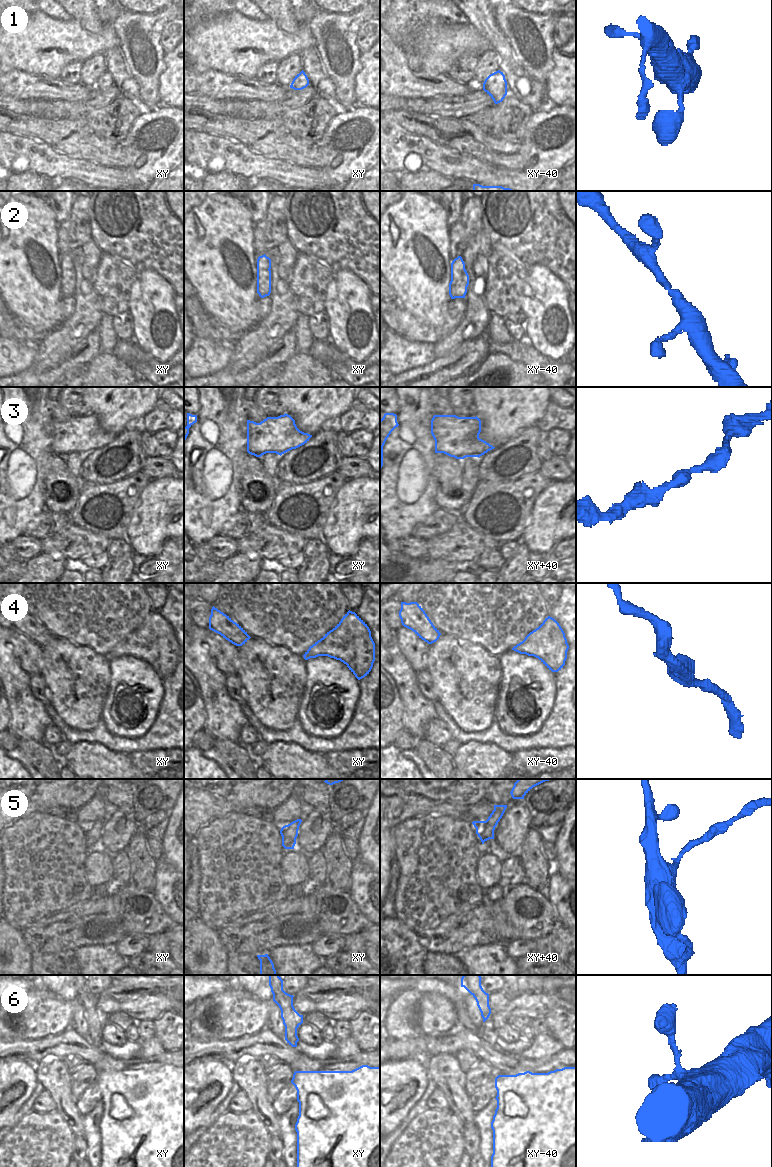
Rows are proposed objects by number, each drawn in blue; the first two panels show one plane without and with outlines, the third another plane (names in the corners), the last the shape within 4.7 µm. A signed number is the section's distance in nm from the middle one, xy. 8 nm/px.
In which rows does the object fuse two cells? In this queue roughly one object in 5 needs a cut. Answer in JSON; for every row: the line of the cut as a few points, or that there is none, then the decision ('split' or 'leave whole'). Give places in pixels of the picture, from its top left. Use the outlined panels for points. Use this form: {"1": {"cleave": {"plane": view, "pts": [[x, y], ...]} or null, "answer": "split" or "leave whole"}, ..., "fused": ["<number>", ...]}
{"1": {"cleave": null, "answer": "leave whole"}, "2": {"cleave": null, "answer": "leave whole"}, "3": {"cleave": null, "answer": "leave whole"}, "4": {"cleave": null, "answer": "leave whole"}, "5": {"cleave": {"plane": "xy+40", "pts": [[485, 821], [487, 824], [495, 826]]}, "answer": "split"}, "6": {"cleave": null, "answer": "leave whole"}, "fused": ["5"]}

